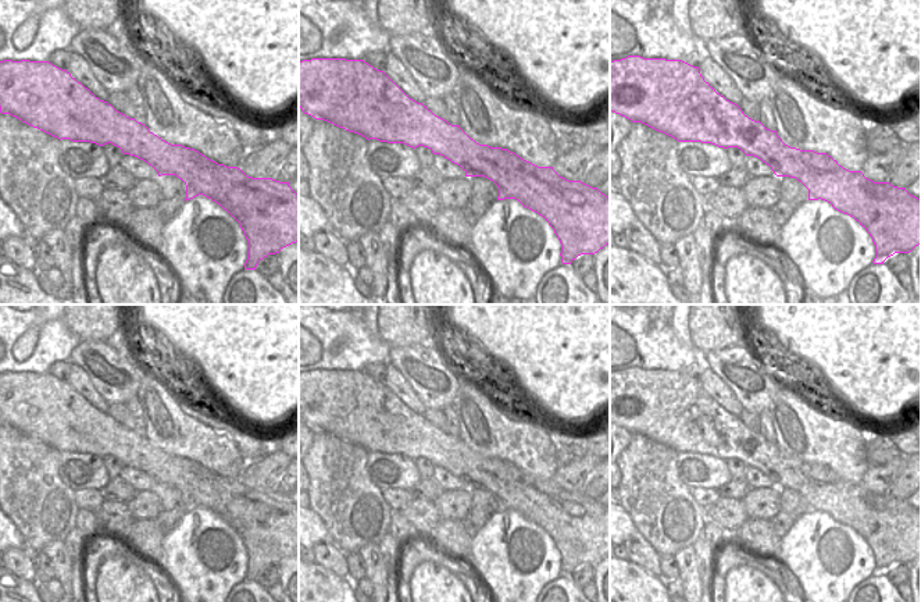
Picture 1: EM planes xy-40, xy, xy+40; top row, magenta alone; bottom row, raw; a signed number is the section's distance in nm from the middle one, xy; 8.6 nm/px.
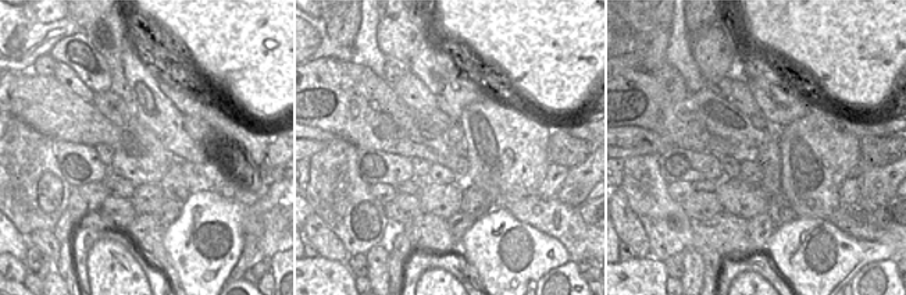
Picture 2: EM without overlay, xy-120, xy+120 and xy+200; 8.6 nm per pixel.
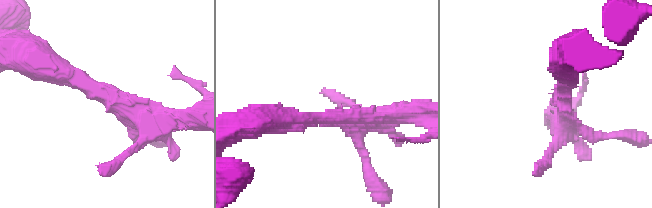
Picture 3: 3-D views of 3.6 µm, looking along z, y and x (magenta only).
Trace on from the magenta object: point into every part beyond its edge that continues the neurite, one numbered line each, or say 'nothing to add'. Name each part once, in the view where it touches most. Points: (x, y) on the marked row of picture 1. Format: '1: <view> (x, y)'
nothing to add

